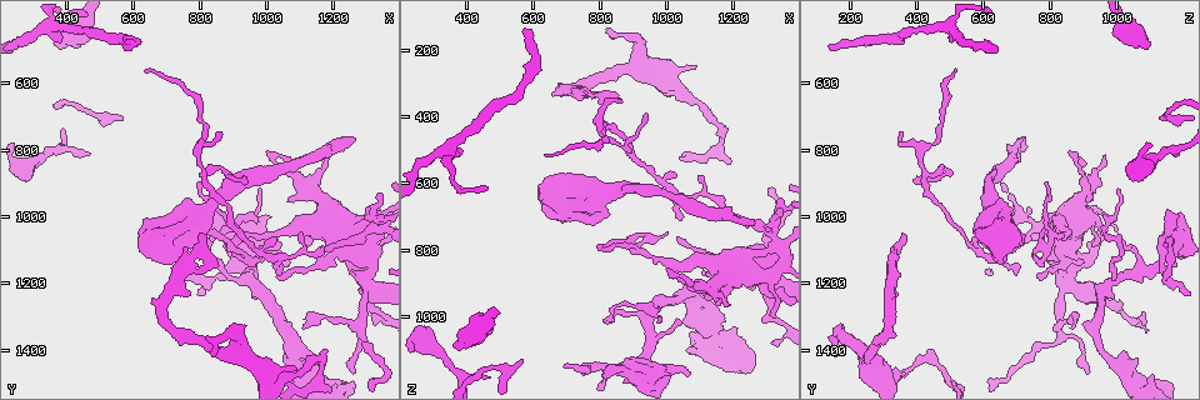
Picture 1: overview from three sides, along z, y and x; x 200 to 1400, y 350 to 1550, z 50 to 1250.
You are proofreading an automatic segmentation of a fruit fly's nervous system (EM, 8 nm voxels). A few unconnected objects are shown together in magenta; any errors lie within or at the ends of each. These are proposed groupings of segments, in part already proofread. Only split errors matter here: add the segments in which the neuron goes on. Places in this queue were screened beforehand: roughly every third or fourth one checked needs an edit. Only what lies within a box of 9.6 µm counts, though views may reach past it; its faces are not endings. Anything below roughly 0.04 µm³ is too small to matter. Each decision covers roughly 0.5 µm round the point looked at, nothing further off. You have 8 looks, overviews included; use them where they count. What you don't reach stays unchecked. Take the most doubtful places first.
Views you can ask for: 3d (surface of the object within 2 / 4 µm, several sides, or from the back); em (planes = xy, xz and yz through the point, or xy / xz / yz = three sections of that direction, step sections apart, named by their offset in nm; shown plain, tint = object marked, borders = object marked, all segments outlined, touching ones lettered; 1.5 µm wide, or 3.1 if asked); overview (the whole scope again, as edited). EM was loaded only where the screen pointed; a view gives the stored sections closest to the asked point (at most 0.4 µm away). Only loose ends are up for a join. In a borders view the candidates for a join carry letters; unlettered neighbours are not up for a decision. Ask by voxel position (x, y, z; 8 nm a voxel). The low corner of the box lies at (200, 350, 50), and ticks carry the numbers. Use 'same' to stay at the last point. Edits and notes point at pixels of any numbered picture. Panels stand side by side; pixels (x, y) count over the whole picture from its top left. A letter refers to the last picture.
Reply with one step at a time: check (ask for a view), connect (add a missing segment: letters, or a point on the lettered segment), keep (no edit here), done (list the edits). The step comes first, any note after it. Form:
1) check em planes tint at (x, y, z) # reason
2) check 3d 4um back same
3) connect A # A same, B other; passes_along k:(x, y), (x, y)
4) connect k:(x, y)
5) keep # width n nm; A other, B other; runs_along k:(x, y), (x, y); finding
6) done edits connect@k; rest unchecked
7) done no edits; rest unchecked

check 3d 4um back at (580, 490, 140) # an open end

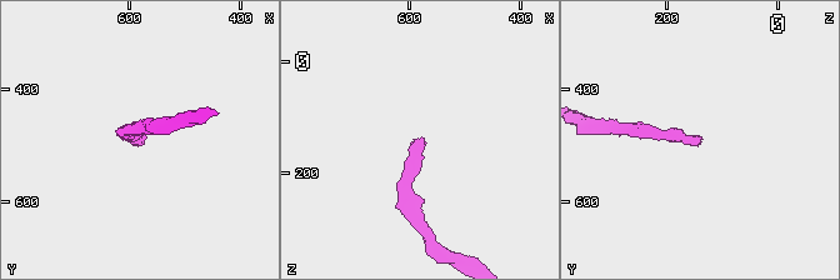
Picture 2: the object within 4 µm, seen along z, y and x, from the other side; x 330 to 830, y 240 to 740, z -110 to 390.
check em xz step 8 borders at (580, 480, 135) # shape alone is not enough

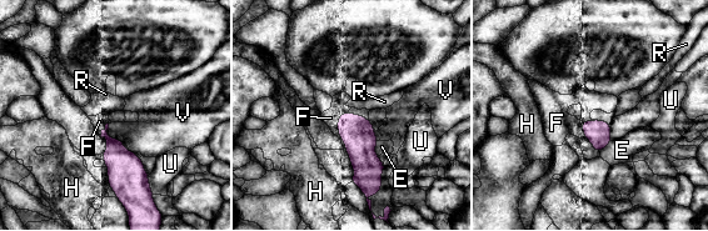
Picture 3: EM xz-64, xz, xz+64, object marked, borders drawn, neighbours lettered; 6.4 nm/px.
check em planes borders same

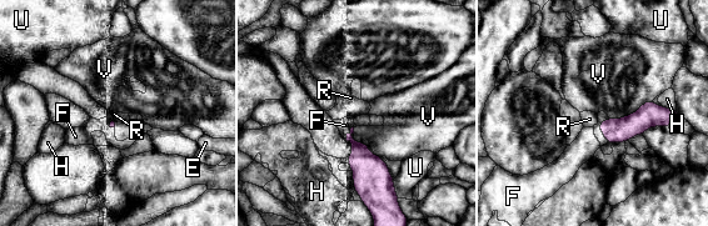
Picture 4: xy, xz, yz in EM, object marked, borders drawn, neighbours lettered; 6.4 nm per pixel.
connect F # E other, F same, H other, R other, U other, V other; the neuron continues

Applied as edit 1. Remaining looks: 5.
check em xy step 4 tint at (840, 1430, 160) # free end

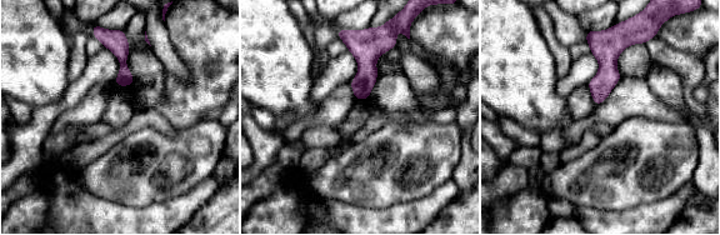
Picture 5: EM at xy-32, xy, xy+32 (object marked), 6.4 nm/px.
check em planes borders same

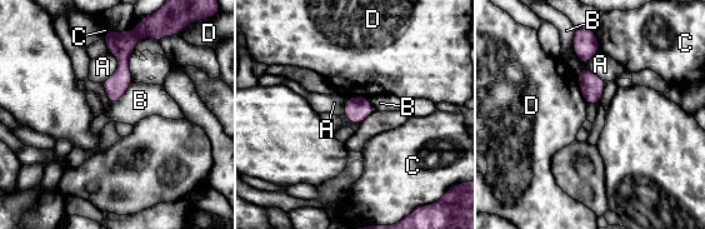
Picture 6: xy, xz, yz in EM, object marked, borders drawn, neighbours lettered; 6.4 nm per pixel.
keep # A other, B other, C other, D other; border 6:(131, 81), (125, 93), (111, 104); no lettered segment goes on from it

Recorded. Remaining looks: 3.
check em planes borders at (950, 890, 400) # an open end

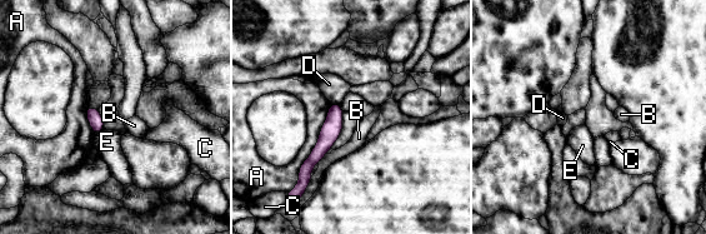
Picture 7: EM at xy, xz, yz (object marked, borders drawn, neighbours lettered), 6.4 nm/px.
keep # width 90 nm; A other, B other, C other, D other, E other; border 7:(104, 129), (95, 134); none of them fits

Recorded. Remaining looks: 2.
done edits connect@4; rest unchecked

